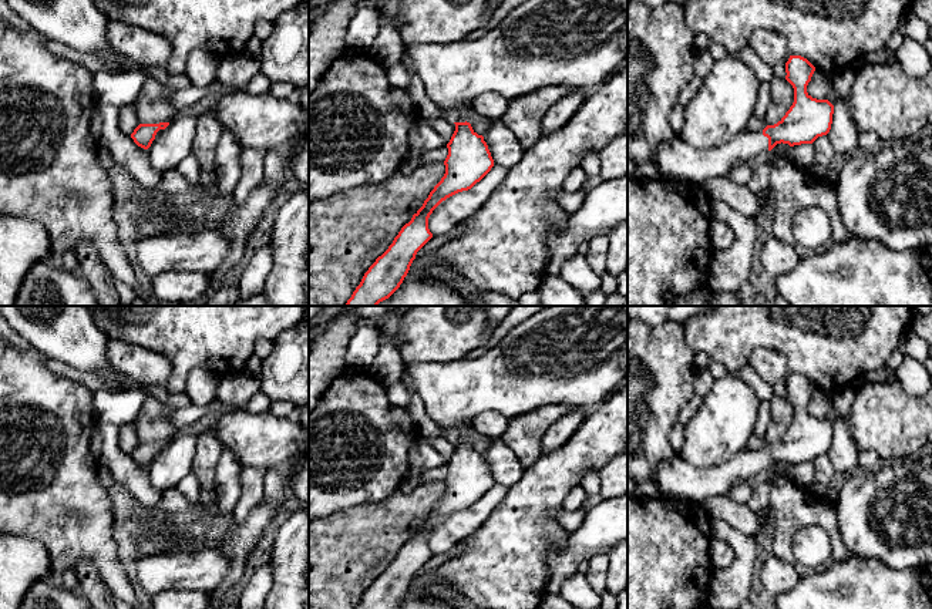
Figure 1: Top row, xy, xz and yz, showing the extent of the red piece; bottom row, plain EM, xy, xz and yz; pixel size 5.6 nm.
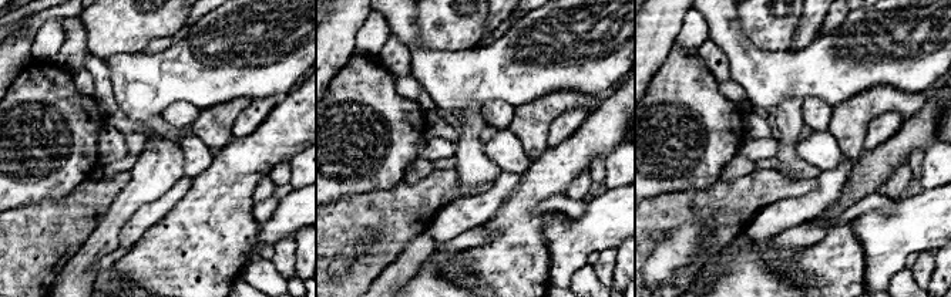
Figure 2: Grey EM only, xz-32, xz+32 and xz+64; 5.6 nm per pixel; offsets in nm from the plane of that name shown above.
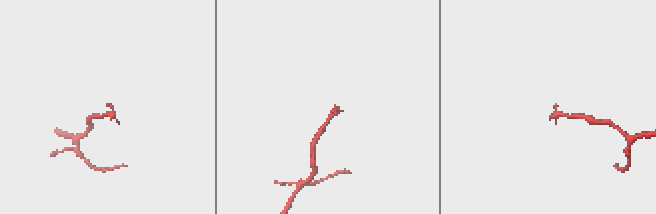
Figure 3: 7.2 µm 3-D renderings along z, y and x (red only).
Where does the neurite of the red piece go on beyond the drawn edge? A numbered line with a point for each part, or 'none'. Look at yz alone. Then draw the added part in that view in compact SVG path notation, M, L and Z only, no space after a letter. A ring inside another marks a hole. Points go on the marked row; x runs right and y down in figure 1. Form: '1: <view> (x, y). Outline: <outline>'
1: yz (676, 160). Outline: M748 129L720 148L693 149L676 137L655 149L662 176L696 185L704 185L714 176L726 175L737 164L756 164L767 152L768 138L763 131Z

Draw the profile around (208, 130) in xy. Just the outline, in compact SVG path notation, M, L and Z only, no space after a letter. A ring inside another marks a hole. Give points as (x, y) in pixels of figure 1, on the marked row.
M215 110L199 114L196 134L192 142L192 152L199 162L199 182L195 184L203 195L211 199L219 199L216 195L215 179L215 151L222 135L222 128Z

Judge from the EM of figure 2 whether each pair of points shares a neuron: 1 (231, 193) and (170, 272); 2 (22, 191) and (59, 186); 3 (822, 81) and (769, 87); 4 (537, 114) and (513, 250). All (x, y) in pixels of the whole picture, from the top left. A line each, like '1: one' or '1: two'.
1: one
2: one
3: one
4: two

